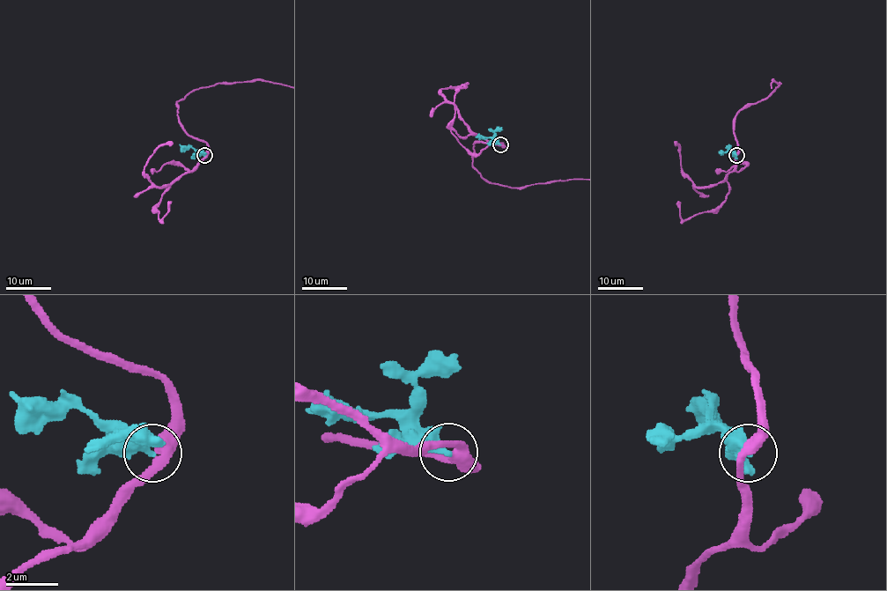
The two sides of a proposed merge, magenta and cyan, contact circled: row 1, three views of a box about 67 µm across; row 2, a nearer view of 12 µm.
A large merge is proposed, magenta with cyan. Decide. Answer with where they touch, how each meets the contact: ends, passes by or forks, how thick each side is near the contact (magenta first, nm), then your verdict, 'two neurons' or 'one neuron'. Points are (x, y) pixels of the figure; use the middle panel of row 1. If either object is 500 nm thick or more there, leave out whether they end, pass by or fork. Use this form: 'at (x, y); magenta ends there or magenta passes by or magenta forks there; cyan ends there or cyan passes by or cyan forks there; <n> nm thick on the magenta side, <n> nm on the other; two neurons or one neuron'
at (500, 144); magenta passes by; cyan ends there; 440 nm thick on the magenta side, 400 nm on the other; two neurons

